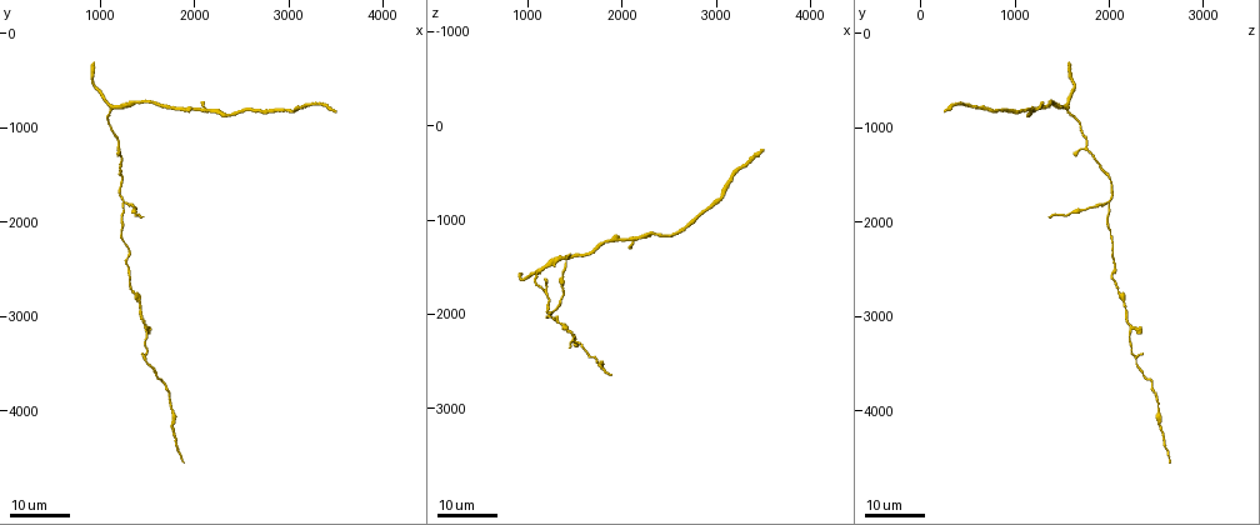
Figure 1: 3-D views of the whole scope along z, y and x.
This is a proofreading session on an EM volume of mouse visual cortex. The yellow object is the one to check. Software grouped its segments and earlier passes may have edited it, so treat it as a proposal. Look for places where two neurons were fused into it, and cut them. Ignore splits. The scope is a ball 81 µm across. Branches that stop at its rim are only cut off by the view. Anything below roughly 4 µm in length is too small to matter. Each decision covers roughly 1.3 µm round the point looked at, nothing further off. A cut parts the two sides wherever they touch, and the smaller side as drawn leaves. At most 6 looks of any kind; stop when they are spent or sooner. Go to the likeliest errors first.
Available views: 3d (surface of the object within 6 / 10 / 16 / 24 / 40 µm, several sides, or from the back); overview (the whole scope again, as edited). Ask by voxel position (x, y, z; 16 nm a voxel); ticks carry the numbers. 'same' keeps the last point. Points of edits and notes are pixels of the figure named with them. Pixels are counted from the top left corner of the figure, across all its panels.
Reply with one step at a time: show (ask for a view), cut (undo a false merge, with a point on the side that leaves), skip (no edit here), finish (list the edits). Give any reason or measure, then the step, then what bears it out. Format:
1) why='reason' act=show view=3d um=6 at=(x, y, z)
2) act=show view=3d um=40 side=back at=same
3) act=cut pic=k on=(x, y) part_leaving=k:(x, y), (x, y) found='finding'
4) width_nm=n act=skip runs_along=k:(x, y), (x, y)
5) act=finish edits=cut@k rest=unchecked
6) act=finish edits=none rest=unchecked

why='a fork' act=show view=3d um=24 at=(1280, 1800, 1980)

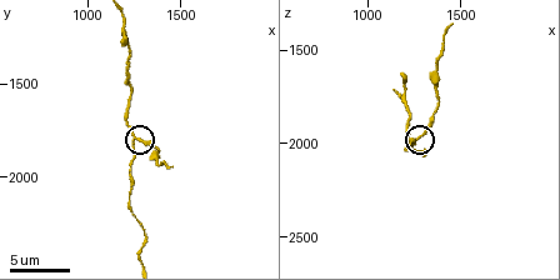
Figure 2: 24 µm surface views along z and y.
act=show view=3d um=10 at=same

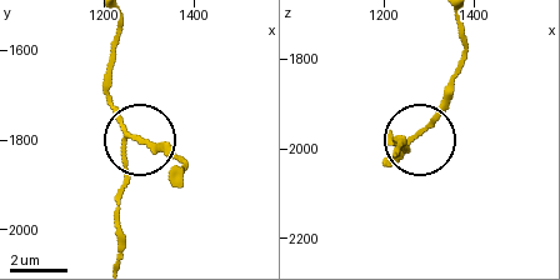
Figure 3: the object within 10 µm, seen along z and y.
arms=3 act=cut pic=3 on=(154, 143) part_leaving=3:(126, 130), (150, 150), (180, 159), (180, 166) found='two neurons meet here'

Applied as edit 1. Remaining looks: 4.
act=show view=overview

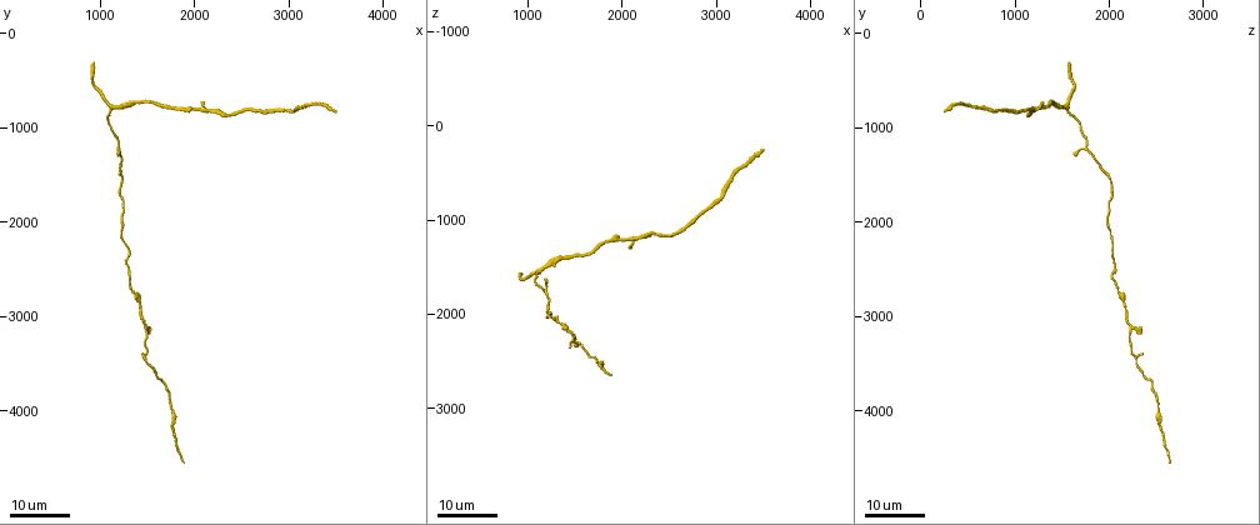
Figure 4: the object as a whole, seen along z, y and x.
why='side arm on a straight run' act=show view=3d um=24 at=(1140, 780, 1520)

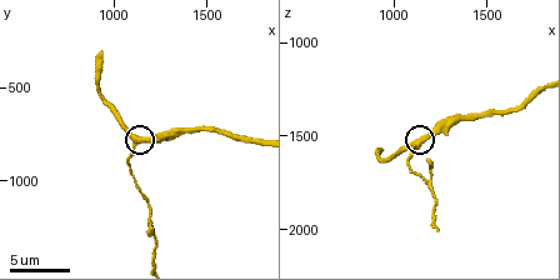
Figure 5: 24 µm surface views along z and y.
why='zoom in' act=show view=3d um=10 at=(1160, 800, 1520)

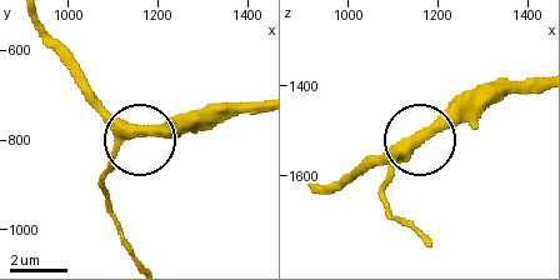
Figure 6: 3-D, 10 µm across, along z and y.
act=skip runs_along=6:(136, 256), (110, 206), (105, 170), (136, 134), (94, 94) found='one neuron here'

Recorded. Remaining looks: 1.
act=finish edits=cut@3 rest=unchecked

